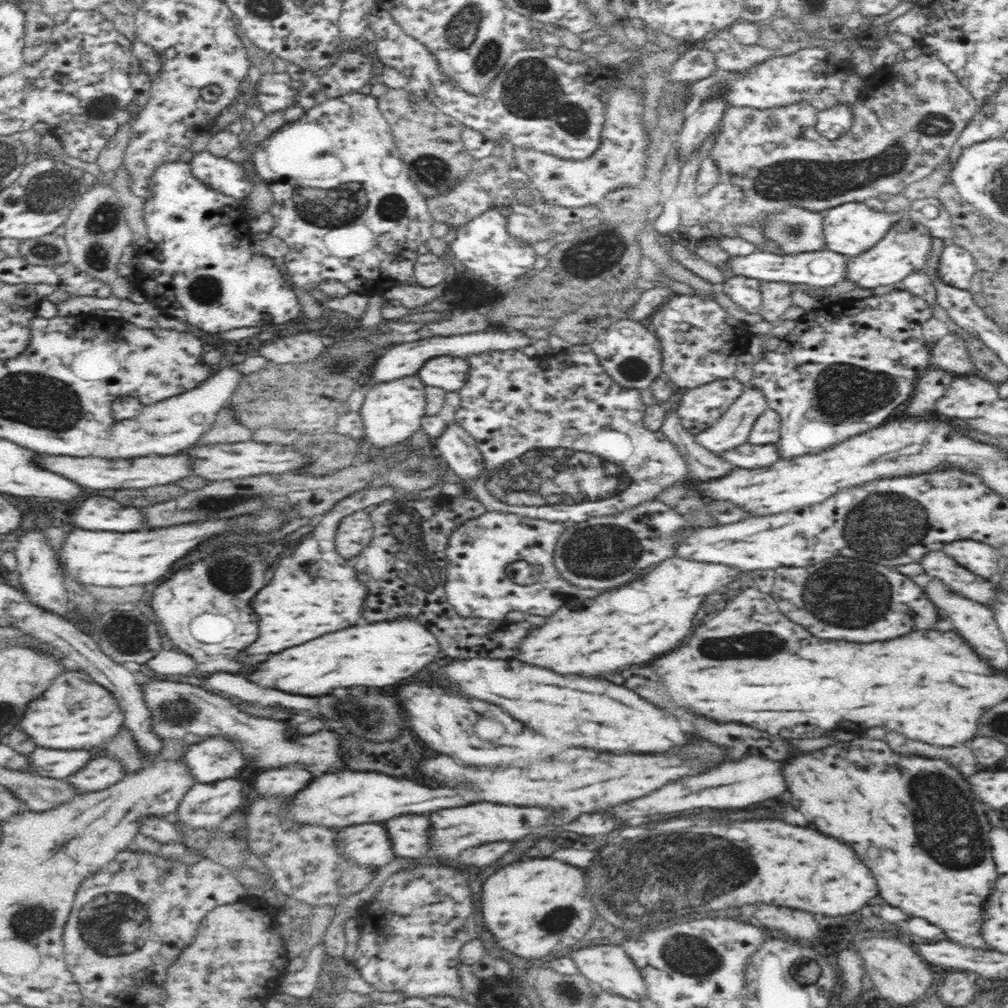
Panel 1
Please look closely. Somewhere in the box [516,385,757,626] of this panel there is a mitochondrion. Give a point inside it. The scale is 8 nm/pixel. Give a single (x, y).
(602, 553)

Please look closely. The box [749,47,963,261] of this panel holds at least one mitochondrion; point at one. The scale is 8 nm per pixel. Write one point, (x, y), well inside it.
(792, 229)

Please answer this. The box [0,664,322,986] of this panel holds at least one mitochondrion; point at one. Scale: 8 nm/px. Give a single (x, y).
(89, 920)

